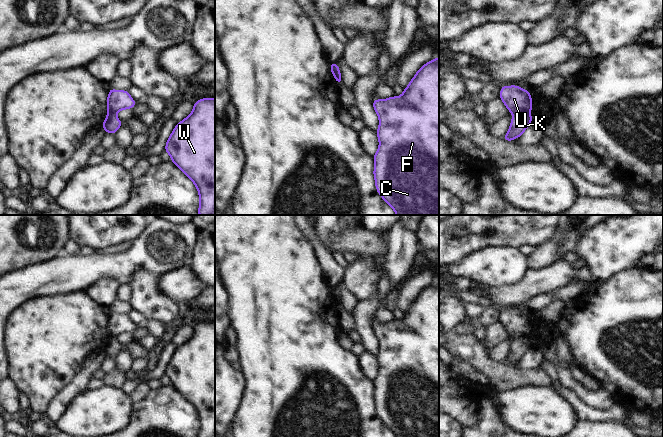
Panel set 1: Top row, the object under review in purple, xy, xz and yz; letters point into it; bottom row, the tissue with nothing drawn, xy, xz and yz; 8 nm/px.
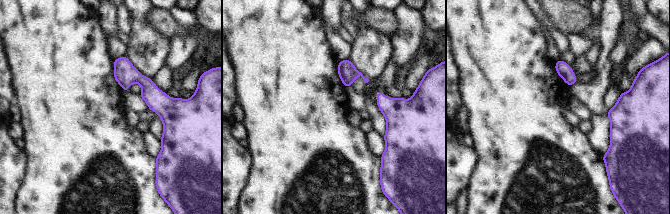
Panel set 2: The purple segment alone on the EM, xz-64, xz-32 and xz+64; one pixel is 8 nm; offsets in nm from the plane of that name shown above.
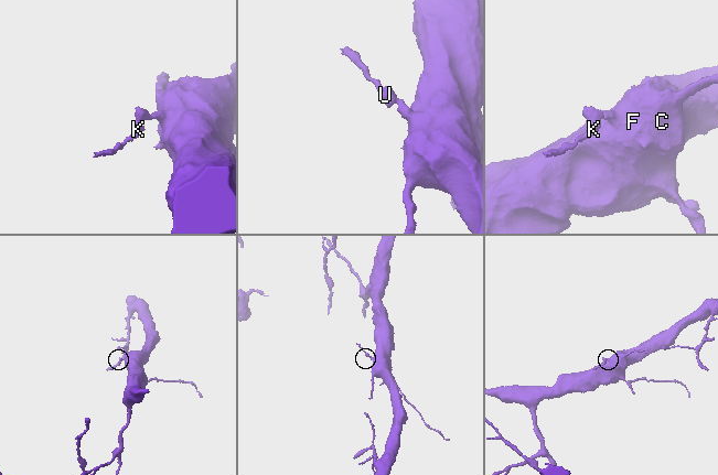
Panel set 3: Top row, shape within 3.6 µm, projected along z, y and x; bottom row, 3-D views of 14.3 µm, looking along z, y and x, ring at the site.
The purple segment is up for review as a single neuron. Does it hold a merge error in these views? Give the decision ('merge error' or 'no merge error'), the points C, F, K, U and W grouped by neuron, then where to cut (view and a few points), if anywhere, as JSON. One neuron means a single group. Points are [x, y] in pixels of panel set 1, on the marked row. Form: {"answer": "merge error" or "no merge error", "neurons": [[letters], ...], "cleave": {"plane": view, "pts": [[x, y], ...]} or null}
{"answer": "merge error", "neurons": [["C", "F", "U", "W"], ["K"]], "cleave": {"plane": "xz", "pts": [[333, 63], [333, 69], [337, 73], [336, 78]]}}

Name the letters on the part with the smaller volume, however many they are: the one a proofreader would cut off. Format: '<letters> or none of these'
K

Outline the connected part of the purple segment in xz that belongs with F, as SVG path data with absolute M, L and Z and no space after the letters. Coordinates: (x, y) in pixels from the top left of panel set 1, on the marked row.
M439 58L424 64L401 96L374 99L373 108L379 117L379 148L373 156L377 192L396 215L439 215Z

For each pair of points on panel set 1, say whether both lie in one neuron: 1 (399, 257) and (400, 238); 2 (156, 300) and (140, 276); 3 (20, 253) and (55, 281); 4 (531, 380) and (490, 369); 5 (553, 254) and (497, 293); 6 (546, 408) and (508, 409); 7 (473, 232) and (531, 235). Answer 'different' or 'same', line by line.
1: same
2: same
3: different
4: same
5: different
6: same
7: same

